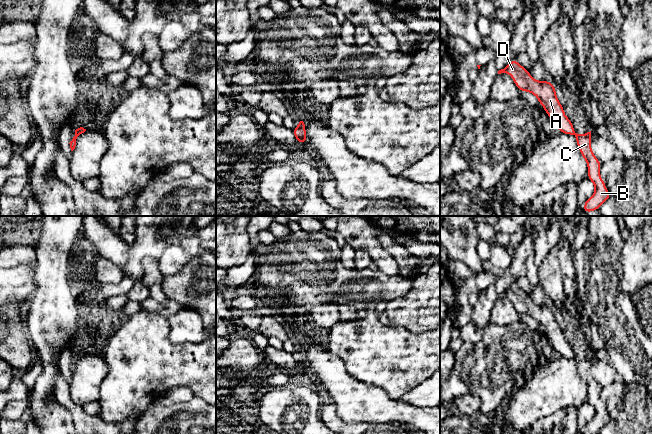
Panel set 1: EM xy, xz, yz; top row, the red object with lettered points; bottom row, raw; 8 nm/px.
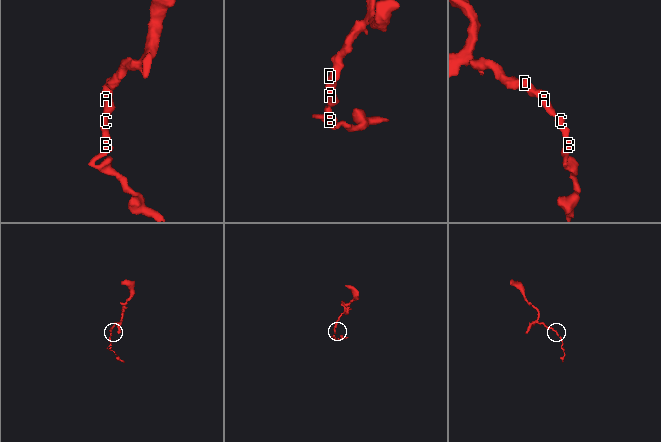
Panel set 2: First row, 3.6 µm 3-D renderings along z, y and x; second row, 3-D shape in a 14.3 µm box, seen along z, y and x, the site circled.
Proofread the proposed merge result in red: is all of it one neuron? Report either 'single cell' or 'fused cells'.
single cell

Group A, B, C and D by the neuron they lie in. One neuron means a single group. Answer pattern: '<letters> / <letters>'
A B C D

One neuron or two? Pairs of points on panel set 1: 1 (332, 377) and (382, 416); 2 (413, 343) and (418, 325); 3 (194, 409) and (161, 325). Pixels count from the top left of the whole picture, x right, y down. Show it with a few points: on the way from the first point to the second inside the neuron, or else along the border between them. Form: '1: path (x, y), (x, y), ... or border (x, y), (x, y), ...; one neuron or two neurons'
1: path (344, 389), (357, 402), (362, 405), (370, 405); one neuron
2: border (393, 326), (408, 329), (414, 333), (429, 331); two neurons
3: border (195, 396), (205, 402); two neurons

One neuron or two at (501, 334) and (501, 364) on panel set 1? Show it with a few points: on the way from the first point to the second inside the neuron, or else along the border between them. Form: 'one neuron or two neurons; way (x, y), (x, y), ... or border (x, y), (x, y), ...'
one neuron; way (502, 341), (501, 357)

